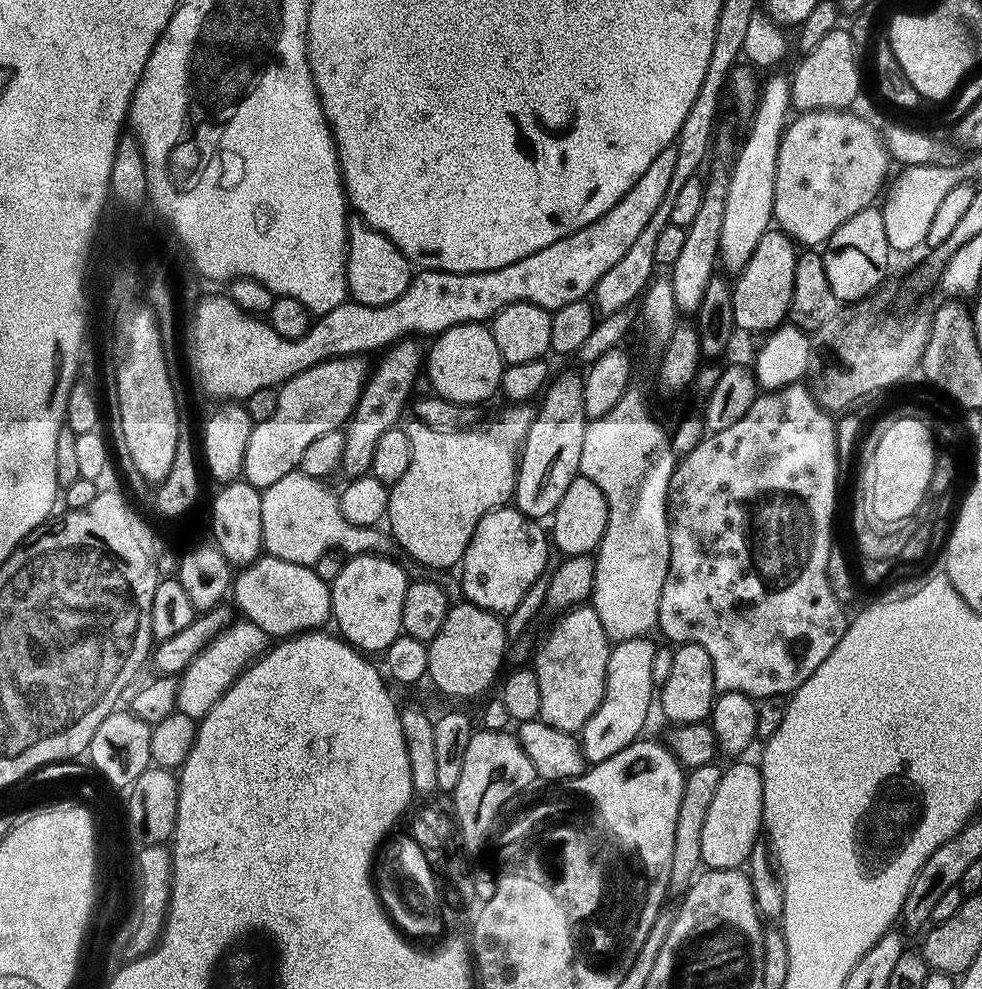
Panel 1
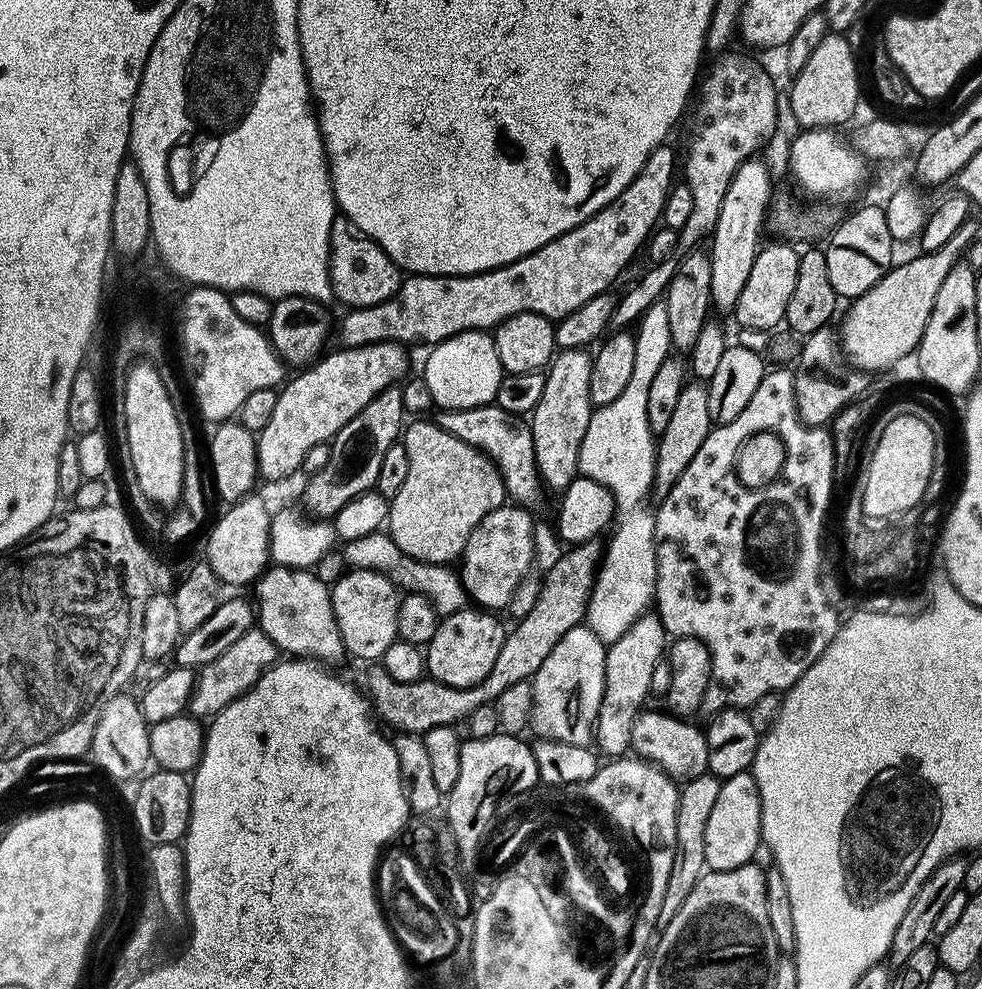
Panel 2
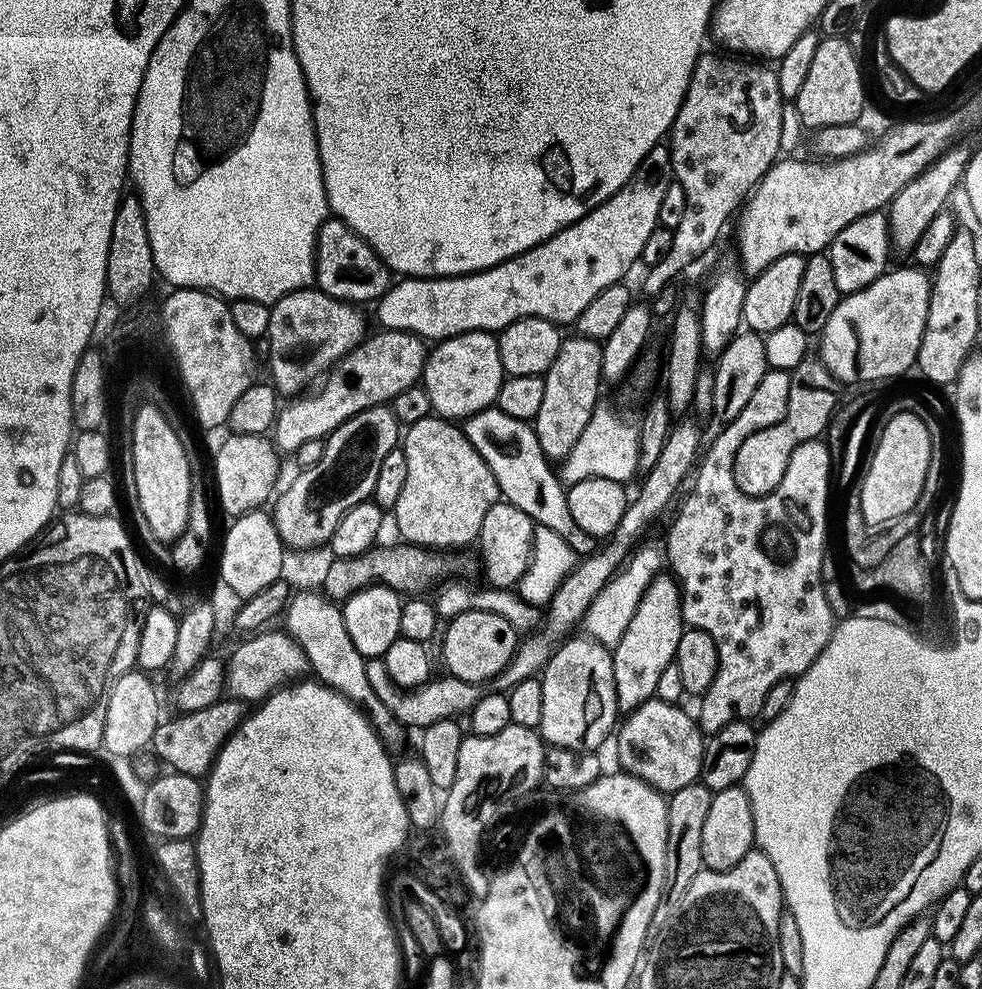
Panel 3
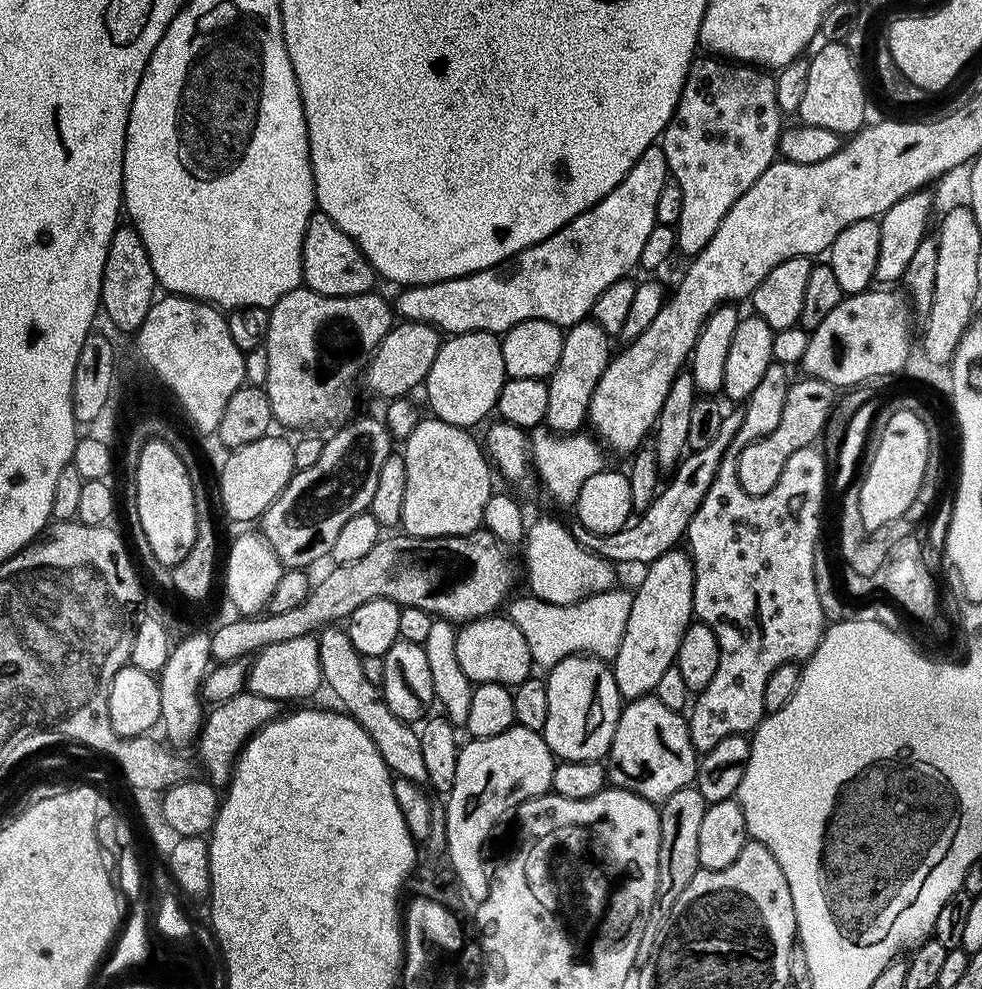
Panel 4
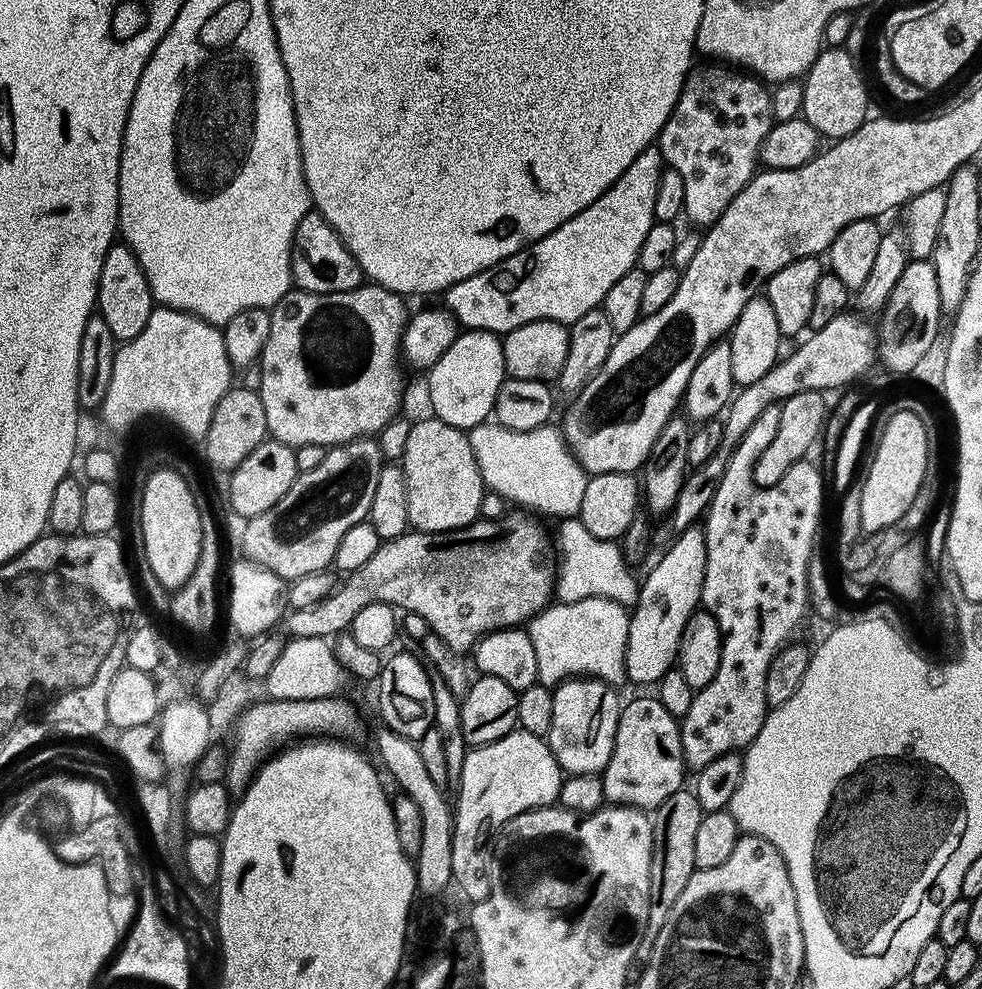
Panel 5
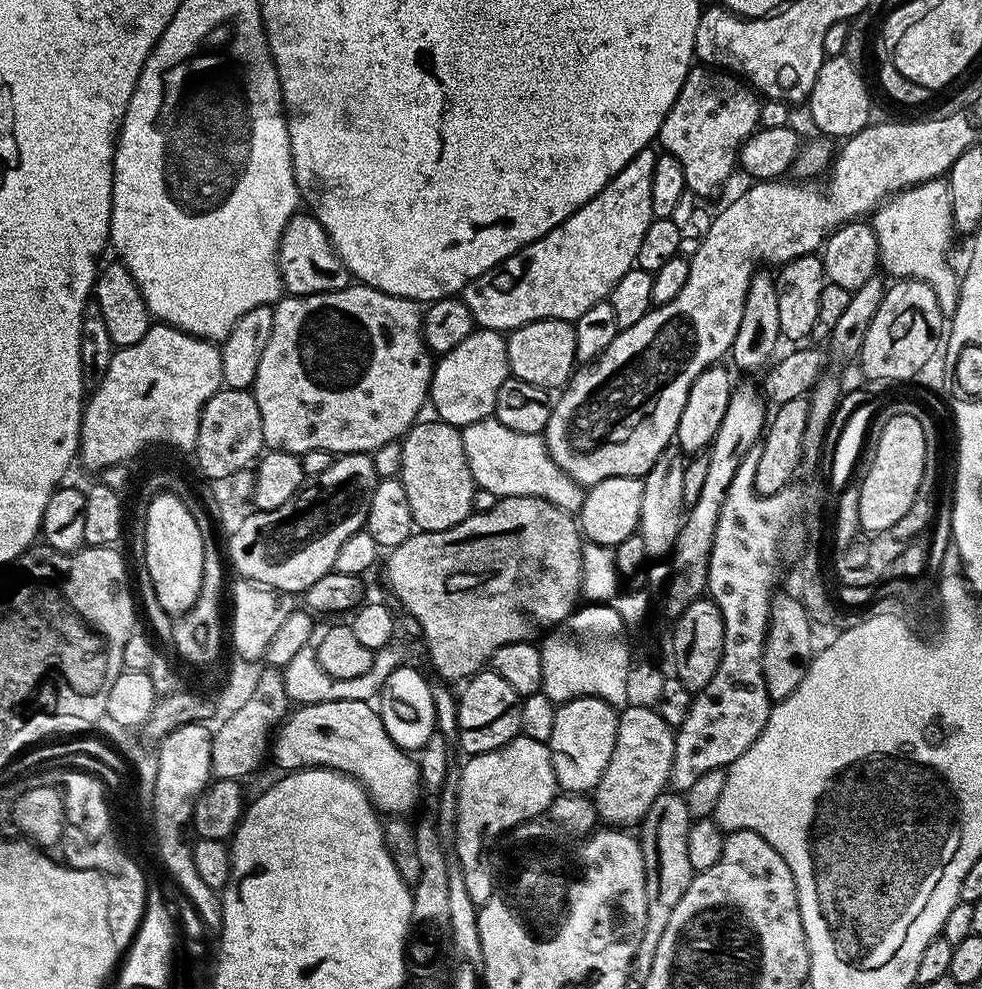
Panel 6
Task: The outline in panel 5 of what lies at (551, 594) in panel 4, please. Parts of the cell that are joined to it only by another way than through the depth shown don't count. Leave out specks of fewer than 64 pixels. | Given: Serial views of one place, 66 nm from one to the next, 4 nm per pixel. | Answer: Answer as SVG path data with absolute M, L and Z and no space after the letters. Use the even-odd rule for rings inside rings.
M579 517L565 518L558 524L558 532L554 542L558 544L556 562L556 577L554 580L554 594L561 603L582 601L590 597L606 597L620 605L635 607L640 584L630 574L629 565L624 560L617 541L594 538Z

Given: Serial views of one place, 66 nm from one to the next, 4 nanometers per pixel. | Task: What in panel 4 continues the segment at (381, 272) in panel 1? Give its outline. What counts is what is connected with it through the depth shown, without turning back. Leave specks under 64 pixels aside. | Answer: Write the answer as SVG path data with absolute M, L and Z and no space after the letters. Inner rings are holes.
M315 211L306 222L306 234L302 242L303 287L327 296L357 296L373 291L378 277L374 266L362 254L362 250L333 220L322 211Z

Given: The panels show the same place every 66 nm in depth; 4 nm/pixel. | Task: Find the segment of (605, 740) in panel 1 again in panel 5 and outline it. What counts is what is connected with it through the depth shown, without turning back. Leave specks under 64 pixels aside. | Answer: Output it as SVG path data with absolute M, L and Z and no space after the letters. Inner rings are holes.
M693 526L675 537L672 548L668 548L660 556L660 561L648 572L640 584L635 607L628 617L628 637L626 638L626 658L624 659L624 674L629 681L636 684L655 685L670 670L674 668L680 655L680 639L682 630L686 630L686 622L701 607L702 578L706 572L706 538L703 527Z

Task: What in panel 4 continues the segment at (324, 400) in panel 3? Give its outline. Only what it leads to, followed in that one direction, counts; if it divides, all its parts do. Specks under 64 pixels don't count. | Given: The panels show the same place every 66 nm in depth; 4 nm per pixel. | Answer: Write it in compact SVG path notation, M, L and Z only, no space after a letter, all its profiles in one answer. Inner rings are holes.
M404 320L393 323L392 328L382 338L376 351L372 353L362 372L362 380L376 396L385 396L385 401L397 397L407 397L416 387L423 385L430 374L430 366L434 358L438 358L438 350L442 343L439 328L426 322Z

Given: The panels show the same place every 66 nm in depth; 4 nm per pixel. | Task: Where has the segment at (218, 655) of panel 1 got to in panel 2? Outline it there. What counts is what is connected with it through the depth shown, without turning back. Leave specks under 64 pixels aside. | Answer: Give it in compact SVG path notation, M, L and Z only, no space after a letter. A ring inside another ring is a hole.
M254 626L246 634L242 634L222 656L204 665L199 671L188 707L189 713L198 718L213 717L230 702L238 699L242 693L248 692L265 669L277 663L279 656L280 649L273 640L259 627Z

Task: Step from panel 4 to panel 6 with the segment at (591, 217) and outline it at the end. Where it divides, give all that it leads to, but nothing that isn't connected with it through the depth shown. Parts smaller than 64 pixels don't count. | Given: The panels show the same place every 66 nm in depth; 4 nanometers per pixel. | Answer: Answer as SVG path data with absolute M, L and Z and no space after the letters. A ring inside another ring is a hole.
M655 147L643 148L593 200L570 214L566 222L554 226L550 234L530 242L522 250L506 258L498 268L486 270L486 274L478 274L478 278L470 281L464 287L462 299L470 310L473 321L480 328L507 334L513 328L521 328L535 320L574 322L582 314L586 314L590 306L608 300L614 286L618 286L618 278L622 278L622 274L629 272L636 264L638 246L642 246L642 238L646 238L646 230L652 225L654 217L650 186L657 155Z

